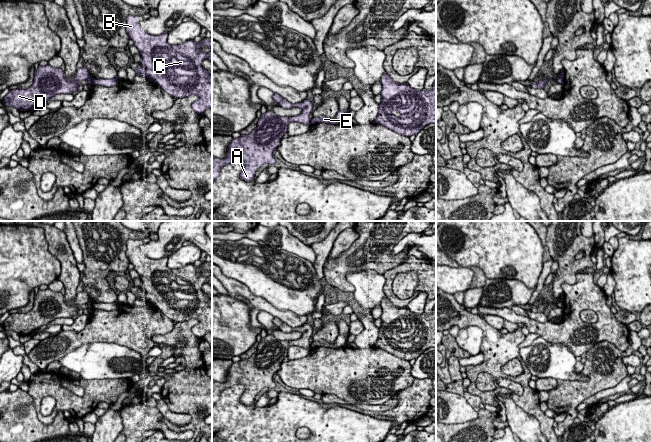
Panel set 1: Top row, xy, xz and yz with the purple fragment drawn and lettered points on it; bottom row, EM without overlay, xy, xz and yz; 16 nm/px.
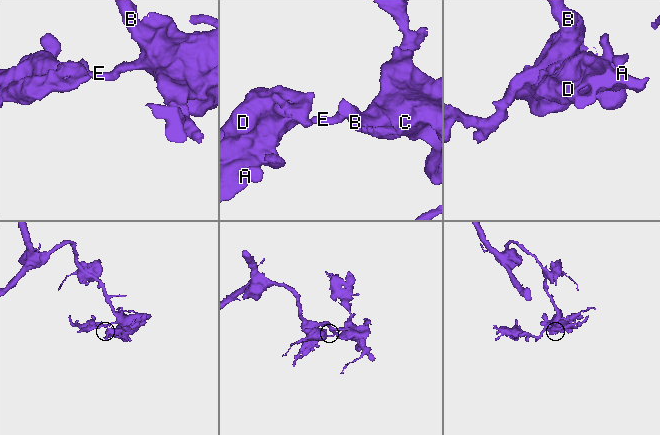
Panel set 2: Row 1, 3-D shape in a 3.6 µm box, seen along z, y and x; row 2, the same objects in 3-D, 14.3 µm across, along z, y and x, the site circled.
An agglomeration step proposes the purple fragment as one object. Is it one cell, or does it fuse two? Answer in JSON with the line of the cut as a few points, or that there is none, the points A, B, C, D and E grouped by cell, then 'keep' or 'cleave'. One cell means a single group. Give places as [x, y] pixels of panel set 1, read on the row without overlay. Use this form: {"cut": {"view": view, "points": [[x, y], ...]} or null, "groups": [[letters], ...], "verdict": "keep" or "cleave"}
{"cut": {"view": "xz", "points": [[310, 344], [312, 347]]}, "groups": [["A", "D"], ["B", "C", "E"]], "verdict": "cleave"}

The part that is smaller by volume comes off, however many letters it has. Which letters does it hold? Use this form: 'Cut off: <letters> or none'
Cut off: A, D

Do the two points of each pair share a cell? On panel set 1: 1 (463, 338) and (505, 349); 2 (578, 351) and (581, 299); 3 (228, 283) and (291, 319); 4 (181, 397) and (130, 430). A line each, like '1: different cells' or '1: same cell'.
1: different cells
2: same cell
3: same cell
4: different cells

